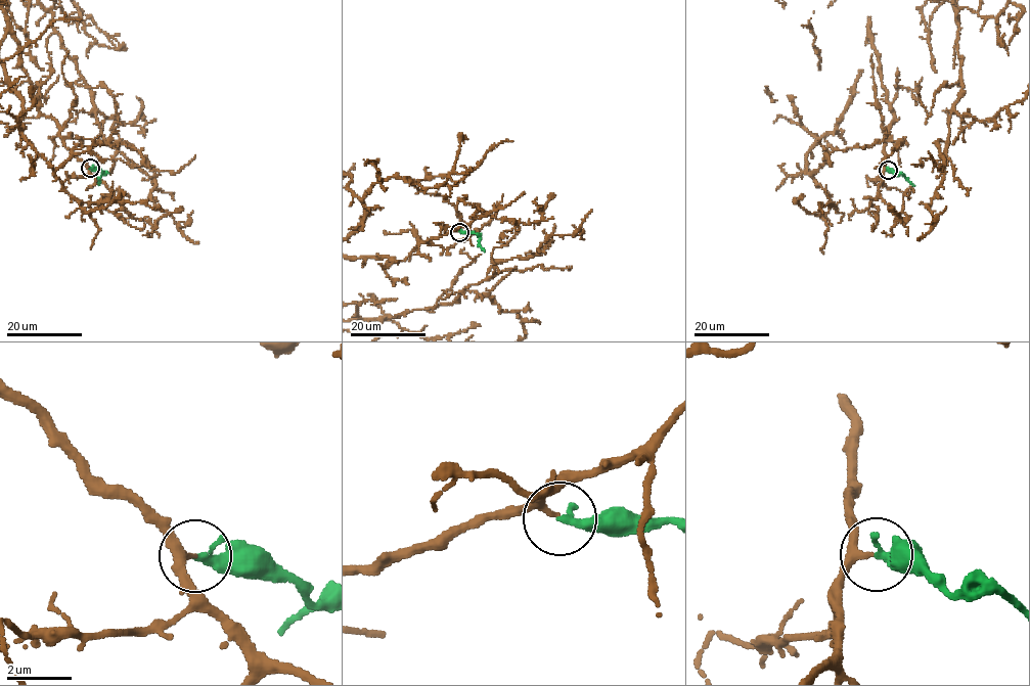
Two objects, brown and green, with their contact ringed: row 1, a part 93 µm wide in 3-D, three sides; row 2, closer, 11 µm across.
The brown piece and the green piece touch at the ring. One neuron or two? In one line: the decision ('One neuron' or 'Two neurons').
One neuron

